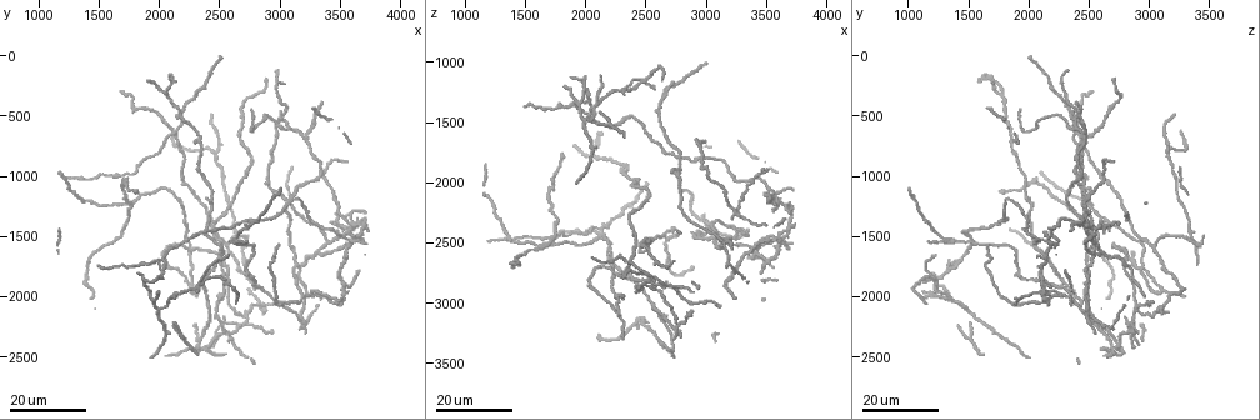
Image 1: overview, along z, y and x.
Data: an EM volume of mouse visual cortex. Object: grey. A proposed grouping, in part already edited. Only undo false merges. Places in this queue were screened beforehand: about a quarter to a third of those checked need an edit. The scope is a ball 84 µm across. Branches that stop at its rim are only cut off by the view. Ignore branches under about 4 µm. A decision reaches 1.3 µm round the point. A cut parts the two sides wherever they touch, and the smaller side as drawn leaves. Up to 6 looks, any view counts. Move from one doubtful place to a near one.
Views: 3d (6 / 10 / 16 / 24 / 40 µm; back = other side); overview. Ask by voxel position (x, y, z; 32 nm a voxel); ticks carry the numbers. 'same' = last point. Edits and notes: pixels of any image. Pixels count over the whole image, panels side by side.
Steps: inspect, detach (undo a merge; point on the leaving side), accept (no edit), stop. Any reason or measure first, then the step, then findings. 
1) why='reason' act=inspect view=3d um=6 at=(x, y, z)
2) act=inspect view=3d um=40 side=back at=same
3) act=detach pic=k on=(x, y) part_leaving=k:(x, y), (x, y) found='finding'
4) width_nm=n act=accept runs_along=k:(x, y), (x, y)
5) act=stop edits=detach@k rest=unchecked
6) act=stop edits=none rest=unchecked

why='three-way junction' act=inspect view=3d um=24 at=(2300, 1960, 3120)

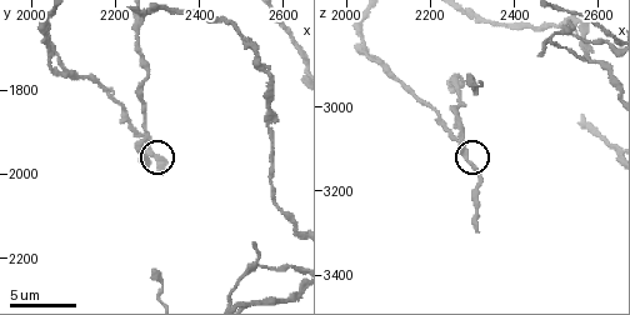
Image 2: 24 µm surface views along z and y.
act=inspect view=3d um=10 at=(2285, 1945, 3110)

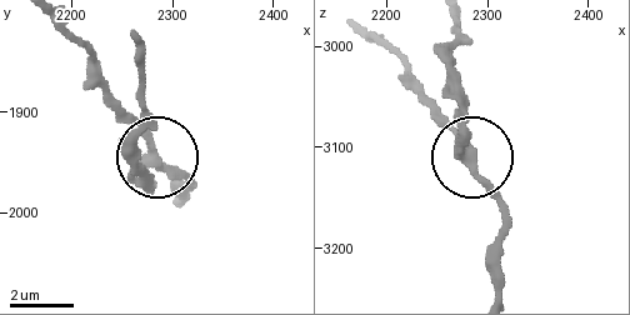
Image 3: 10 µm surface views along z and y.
arms=3 act=accept found='all the same neuron'

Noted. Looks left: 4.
why='two arms in line, one across' act=inspect view=3d um=24 at=(2700, 2220, 2840)

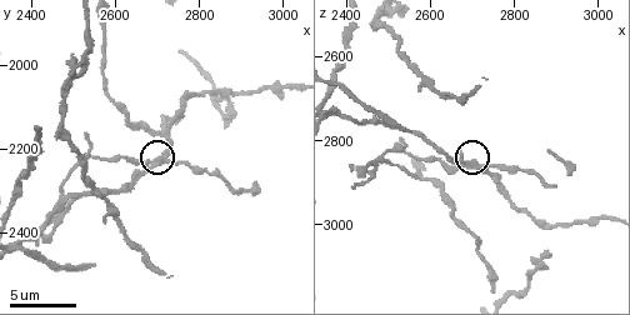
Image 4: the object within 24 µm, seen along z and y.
act=inspect view=3d um=10 at=(2720, 2230, 2870)

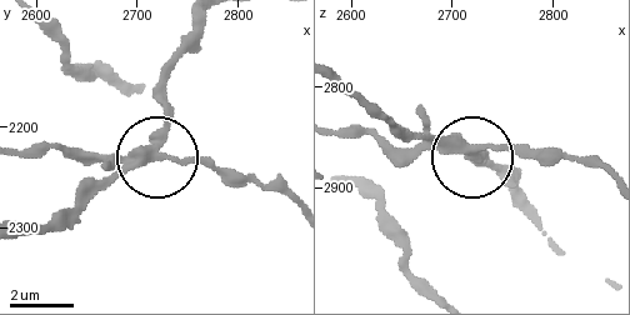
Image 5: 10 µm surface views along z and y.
side_arm_um=11 act=detach pic=5 on=(189, 161) part_leaving=5:(145, 163), (199, 155), (288, 195) found='a second neuron is stuck on'

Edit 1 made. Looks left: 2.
act=stop edits=detach@5 rest=unchecked

